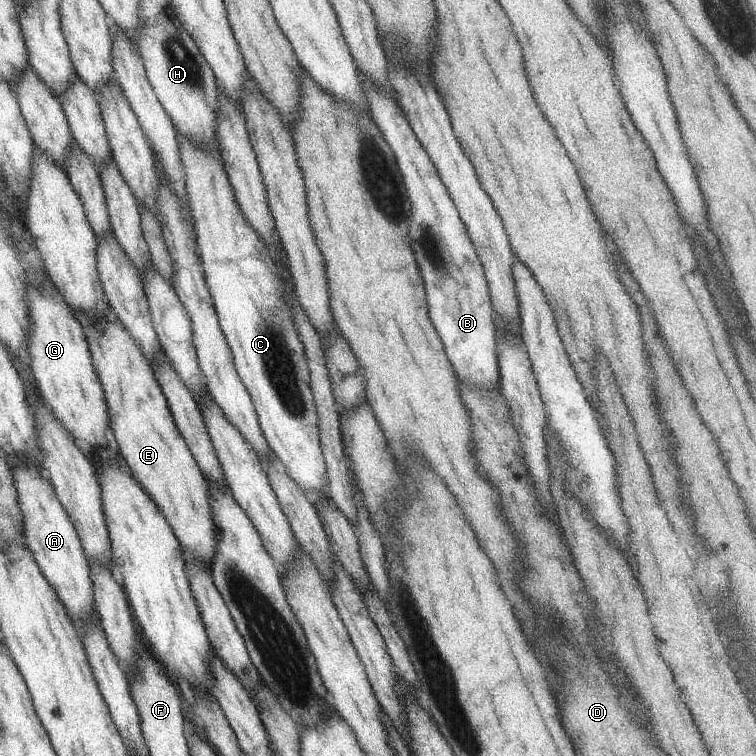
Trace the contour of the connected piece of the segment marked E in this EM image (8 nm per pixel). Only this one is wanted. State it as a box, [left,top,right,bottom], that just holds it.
[75,311,216,570]

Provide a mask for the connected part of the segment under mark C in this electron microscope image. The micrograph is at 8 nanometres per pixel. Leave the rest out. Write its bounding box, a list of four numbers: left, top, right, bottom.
[178,135,330,503]

